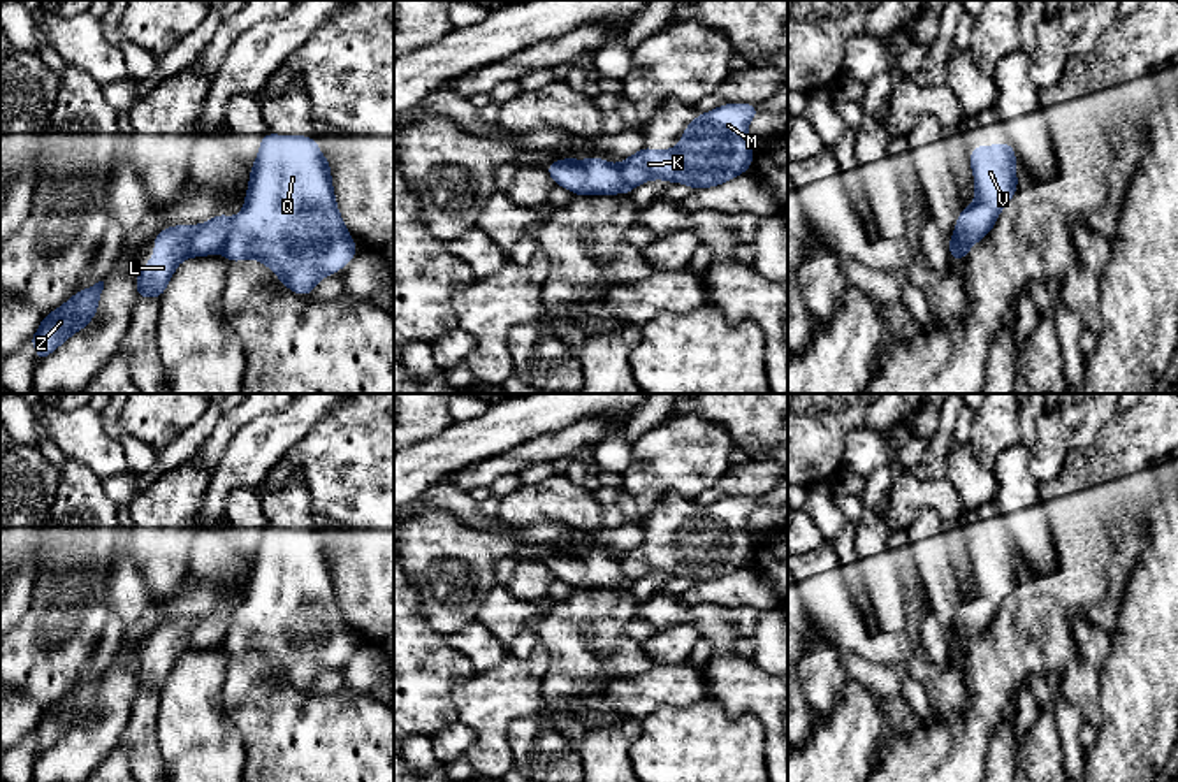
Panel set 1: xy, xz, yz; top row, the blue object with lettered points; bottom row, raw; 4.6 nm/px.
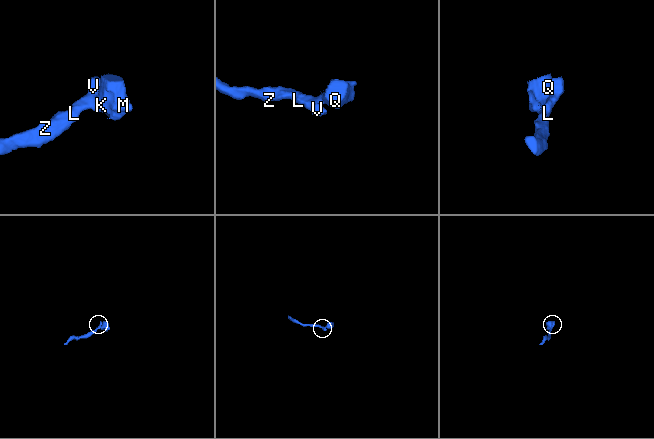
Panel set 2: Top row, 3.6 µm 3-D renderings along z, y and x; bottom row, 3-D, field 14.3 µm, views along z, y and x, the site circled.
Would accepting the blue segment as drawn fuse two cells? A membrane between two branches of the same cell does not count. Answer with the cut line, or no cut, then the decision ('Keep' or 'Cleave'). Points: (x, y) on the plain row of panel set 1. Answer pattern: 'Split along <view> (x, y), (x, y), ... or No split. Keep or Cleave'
Split along xy (234, 612), (220, 645). Cleave

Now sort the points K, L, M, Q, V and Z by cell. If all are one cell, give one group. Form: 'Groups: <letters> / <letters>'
Groups: K M Q / L V Z

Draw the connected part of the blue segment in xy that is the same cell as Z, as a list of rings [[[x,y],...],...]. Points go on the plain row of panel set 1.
[[[98,675],[42,712],[39,724],[28,735],[35,740],[39,756],[93,713],[102,684],[104,675]]]

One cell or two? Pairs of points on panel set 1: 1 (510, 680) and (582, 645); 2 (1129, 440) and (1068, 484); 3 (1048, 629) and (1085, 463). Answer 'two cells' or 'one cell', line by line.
1: two cells
2: one cell
3: one cell

